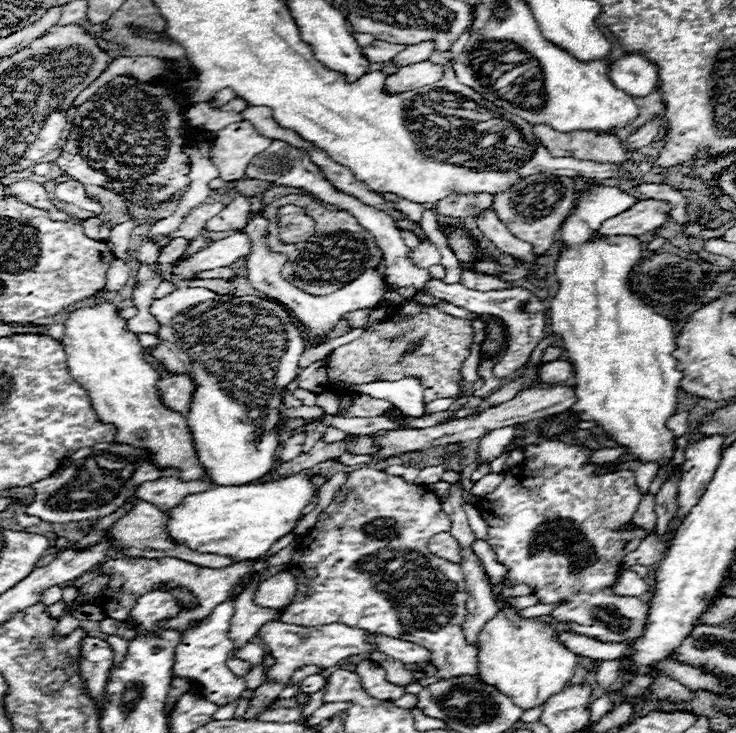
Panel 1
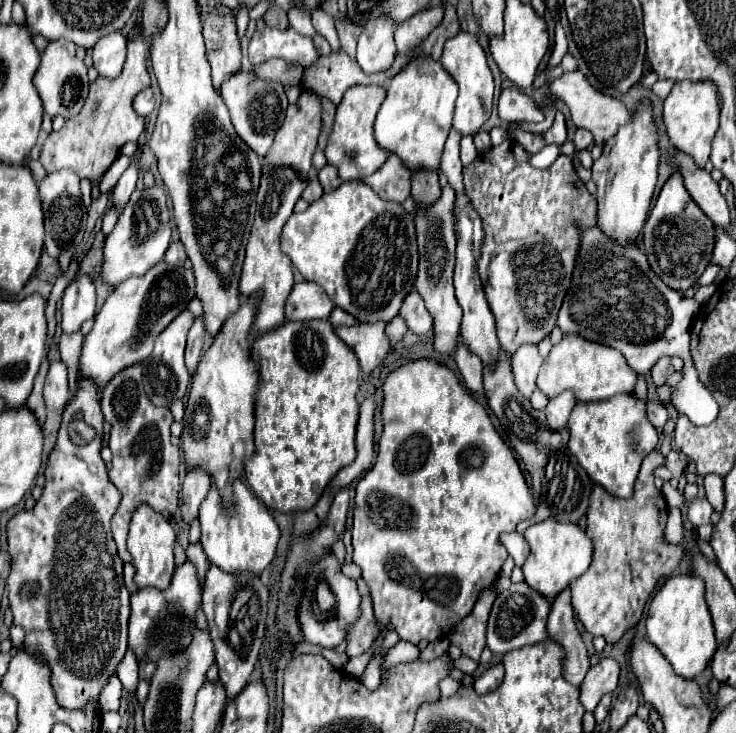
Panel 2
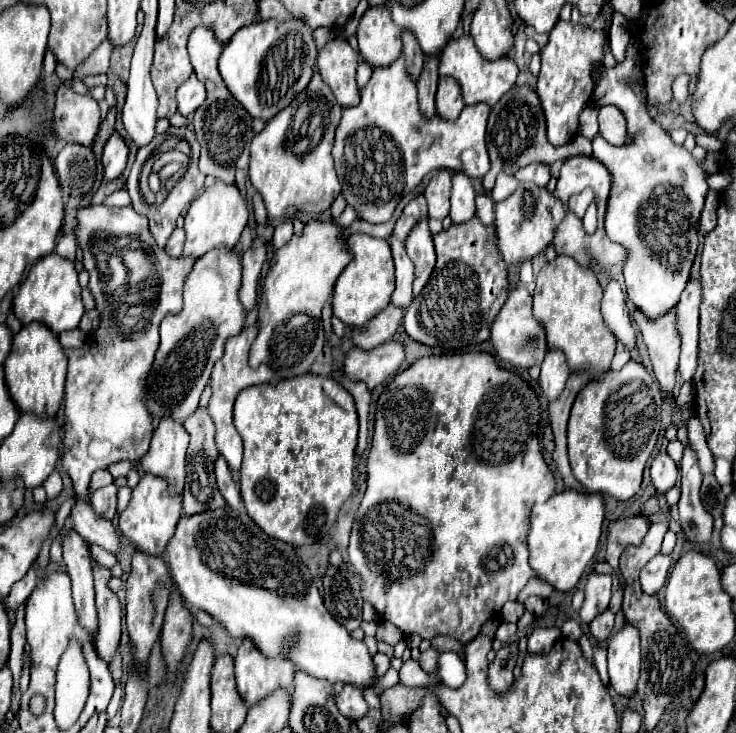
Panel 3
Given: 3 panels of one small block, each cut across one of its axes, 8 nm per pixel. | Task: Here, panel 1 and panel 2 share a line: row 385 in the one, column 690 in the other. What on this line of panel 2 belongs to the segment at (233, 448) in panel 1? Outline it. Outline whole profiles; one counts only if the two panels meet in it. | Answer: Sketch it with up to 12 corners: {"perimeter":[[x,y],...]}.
{"perimeter":[[674,172],[644,224],[660,280],[684,294],[712,258],[716,228]]}

